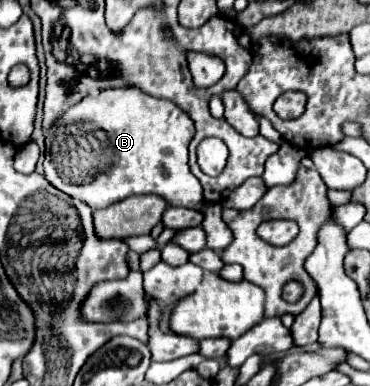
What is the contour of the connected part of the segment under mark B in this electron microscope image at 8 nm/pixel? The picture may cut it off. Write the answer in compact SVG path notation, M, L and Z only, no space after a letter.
M120 87L104 89L94 97L84 97L80 101L80 127L68 127L64 115L64 127L52 129L52 135L46 137L46 159L44 159L44 177L62 193L84 201L92 209L108 207L116 201L122 201L130 195L158 193L170 199L172 207L202 209L202 185L192 175L188 167L188 145L194 137L192 119L176 107L172 101L150 97L138 87Z

